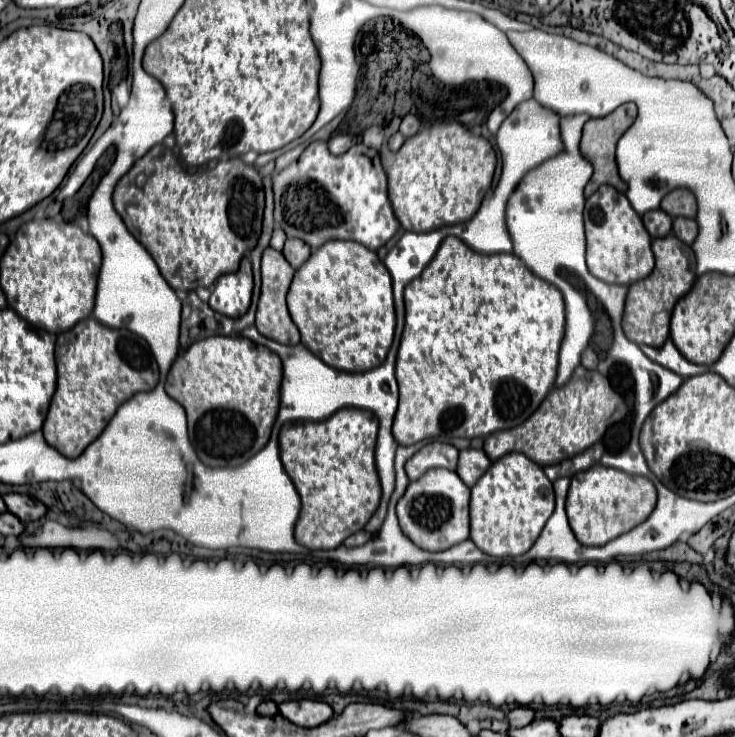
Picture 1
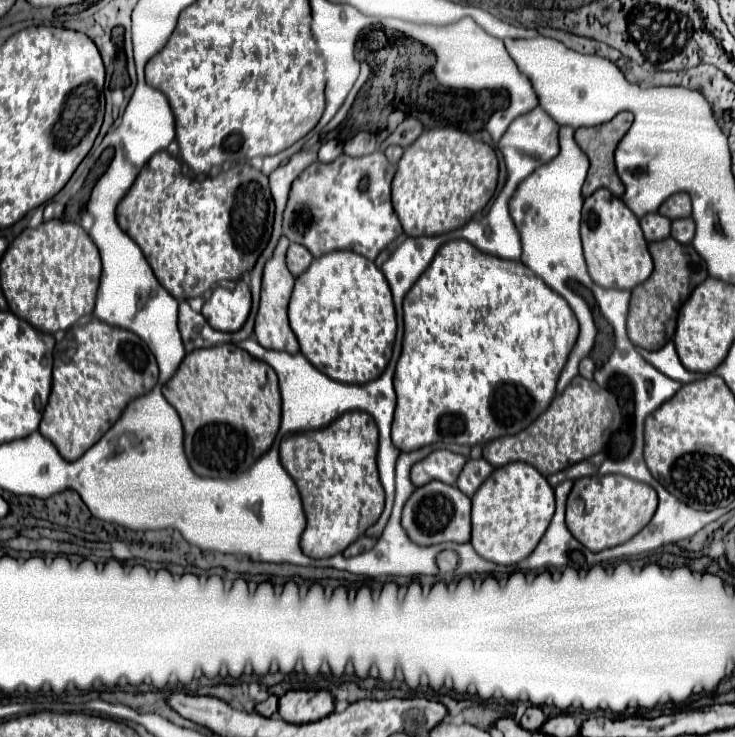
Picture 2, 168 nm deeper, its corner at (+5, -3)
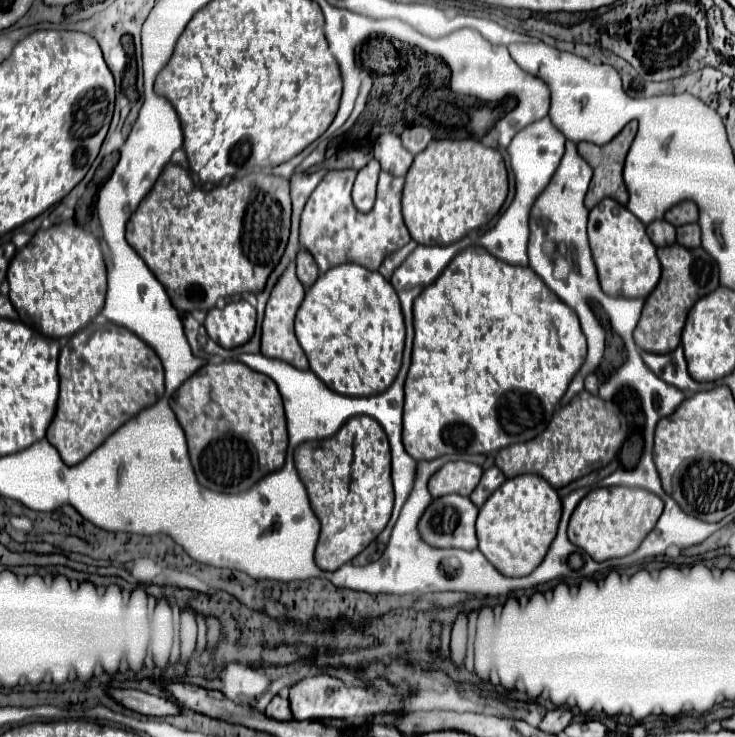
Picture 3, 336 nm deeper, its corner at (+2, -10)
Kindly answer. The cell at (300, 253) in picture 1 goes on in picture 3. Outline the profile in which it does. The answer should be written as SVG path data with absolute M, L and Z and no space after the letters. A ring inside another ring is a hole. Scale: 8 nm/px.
M309 252L297 254L297 276L305 288L311 288L315 284L315 280L319 278L319 268Z

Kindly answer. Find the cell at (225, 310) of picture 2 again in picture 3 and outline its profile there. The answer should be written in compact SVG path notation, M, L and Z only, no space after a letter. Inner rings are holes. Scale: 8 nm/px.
M247 300L229 302L223 310L213 308L207 314L205 328L219 346L237 348L249 342L255 332L255 308Z

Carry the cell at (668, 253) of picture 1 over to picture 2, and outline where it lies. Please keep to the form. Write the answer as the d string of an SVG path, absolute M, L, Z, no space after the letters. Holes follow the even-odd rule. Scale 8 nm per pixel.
M668 237L664 241L648 243L648 249L654 259L654 271L648 277L648 281L644 281L632 289L626 329L628 329L630 341L636 347L656 351L672 339L672 335L676 331L678 307L682 305L682 301L688 299L692 289L708 277L708 273L706 273L704 261L694 251L690 257L686 247L676 243L676 239L672 239L672 237Z

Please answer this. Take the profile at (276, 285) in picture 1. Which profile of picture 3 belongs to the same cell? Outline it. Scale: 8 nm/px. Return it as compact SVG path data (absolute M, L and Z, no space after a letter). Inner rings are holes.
M289 264L287 270L283 272L283 276L277 280L267 308L265 308L265 320L263 320L263 336L261 336L261 354L267 358L277 358L283 362L289 362L291 366L299 368L299 370L309 370L309 362L307 356L303 352L303 348L299 346L297 338L295 338L295 330L293 330L293 322L295 322L295 314L301 306L305 298L305 288L299 282L299 278L295 276L295 264Z

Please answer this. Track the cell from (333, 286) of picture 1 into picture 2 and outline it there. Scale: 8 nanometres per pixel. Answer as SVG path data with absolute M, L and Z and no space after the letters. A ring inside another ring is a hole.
M330 251L314 259L312 265L296 277L288 317L302 355L330 379L368 383L380 377L388 365L396 337L392 293L374 261L354 251Z

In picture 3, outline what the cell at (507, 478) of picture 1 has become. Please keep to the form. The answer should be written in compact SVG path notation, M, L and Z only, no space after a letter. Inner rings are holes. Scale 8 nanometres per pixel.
M523 474L507 480L495 490L479 510L477 538L483 556L503 576L527 576L545 558L561 518L561 500L557 492L535 474Z

